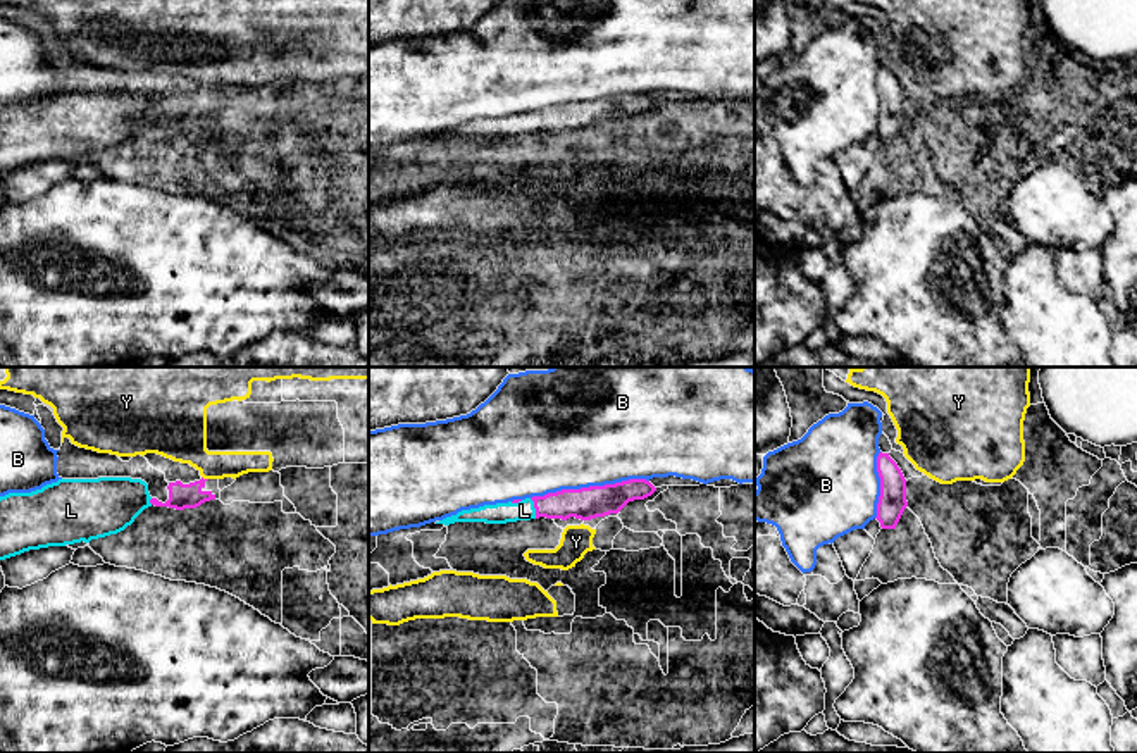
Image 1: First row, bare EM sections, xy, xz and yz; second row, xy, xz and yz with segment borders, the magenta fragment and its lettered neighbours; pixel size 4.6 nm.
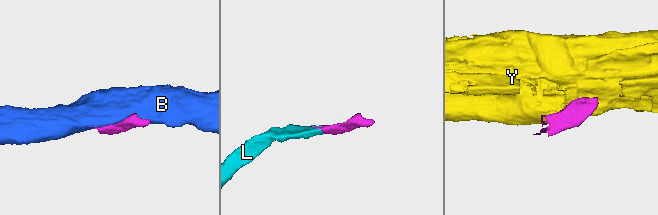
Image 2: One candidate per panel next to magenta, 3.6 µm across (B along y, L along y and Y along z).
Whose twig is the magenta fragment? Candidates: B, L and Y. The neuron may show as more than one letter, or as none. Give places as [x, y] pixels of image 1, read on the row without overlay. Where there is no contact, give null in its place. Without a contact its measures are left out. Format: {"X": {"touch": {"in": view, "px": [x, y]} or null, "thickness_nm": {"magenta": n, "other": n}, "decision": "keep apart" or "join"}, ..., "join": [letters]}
{"B": {"touch": {"in": "xz", "px": [590, 100]}, "thickness_nm": {"magenta": 150, "other": 480}, "decision": "keep apart"}, "L": {"touch": {"in": "xz", "px": [534, 121]}, "thickness_nm": {"magenta": 150, "other": 100}, "decision": "join"}, "Y": {"touch": {"in": "xy", "px": [205, 93]}, "thickness_nm": {"magenta": 120, "other": 260}, "decision": "keep apart"}, "join": ["L"]}

